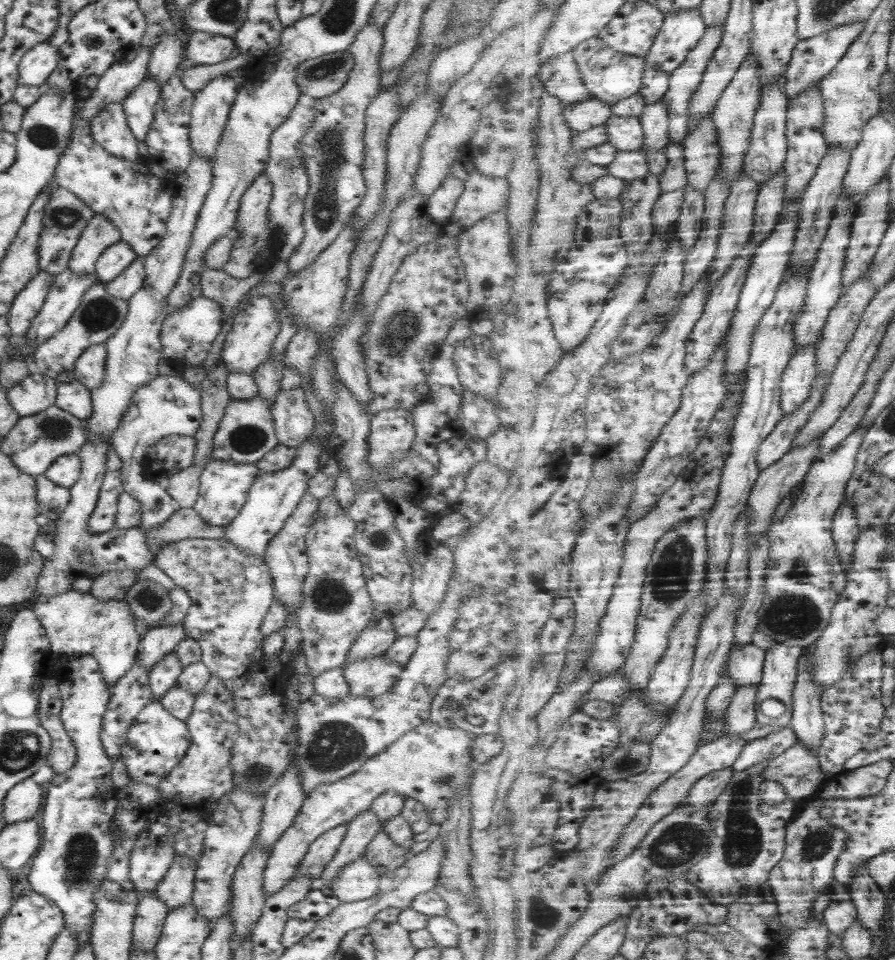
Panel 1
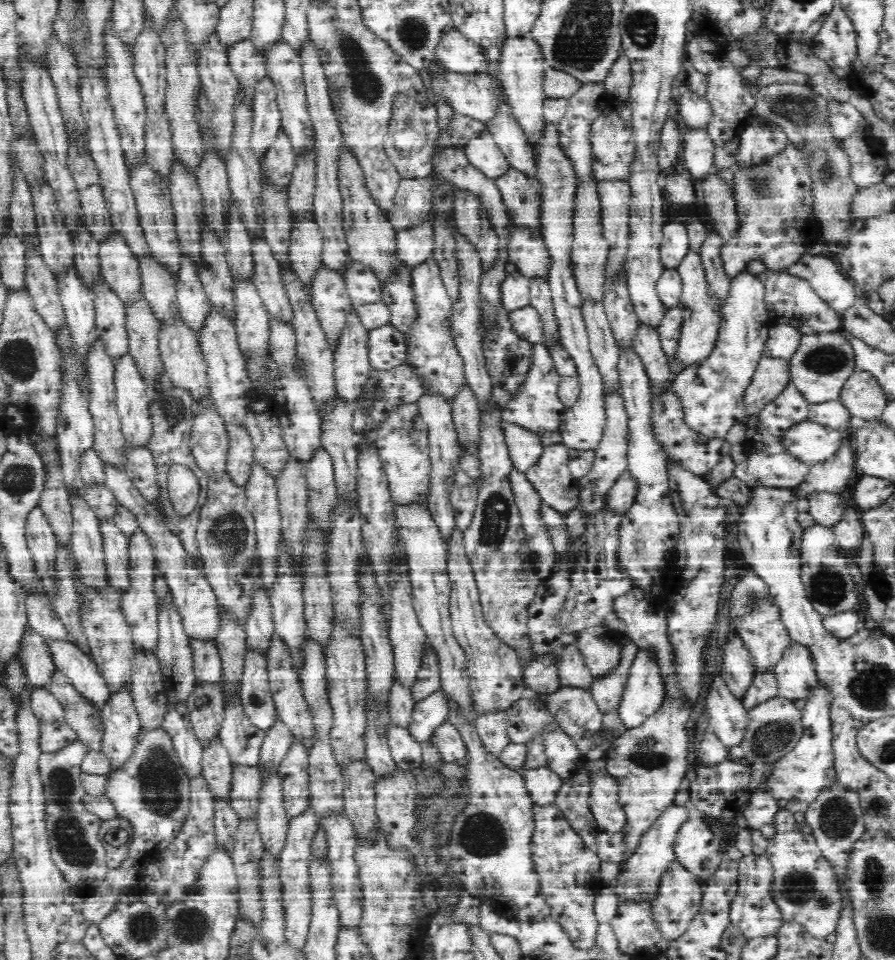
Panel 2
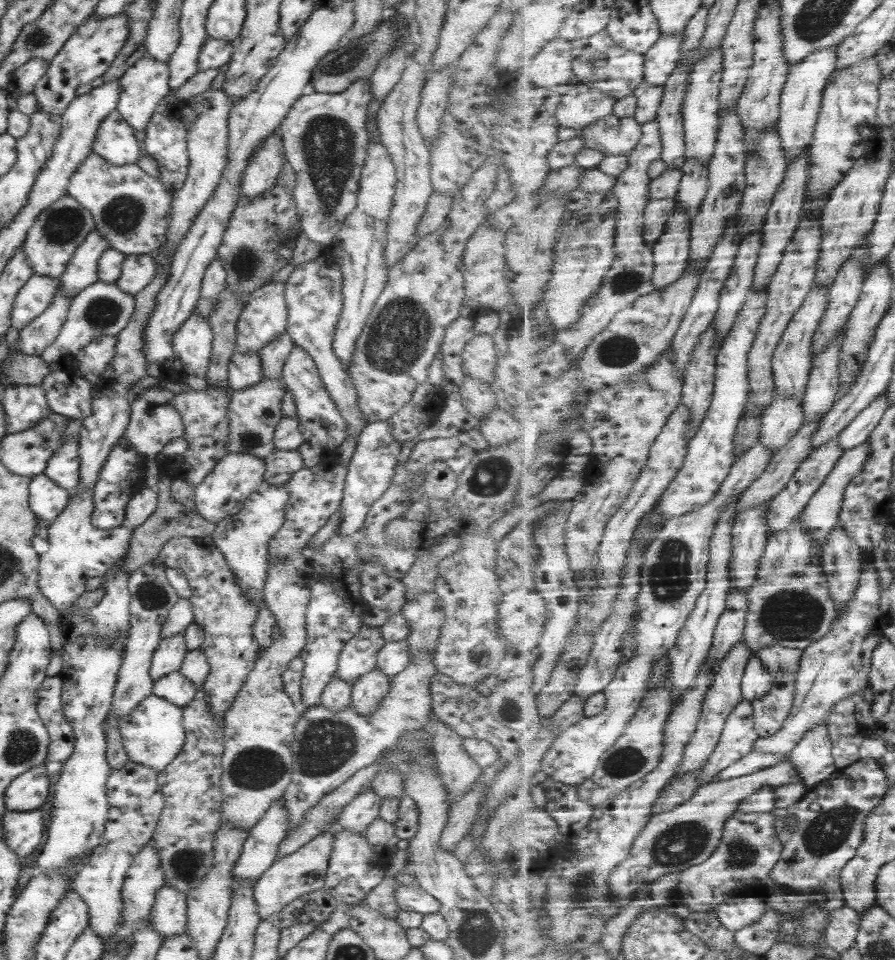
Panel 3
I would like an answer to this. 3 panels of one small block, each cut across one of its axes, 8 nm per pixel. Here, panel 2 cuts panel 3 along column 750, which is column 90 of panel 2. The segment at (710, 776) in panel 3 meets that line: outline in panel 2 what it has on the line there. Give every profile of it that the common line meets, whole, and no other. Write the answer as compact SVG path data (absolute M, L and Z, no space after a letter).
M58 670L52 678L48 690L60 701L65 712L65 722L77 734L77 740L84 745L87 753L101 752L104 738L102 707L89 701L80 691L72 686L68 679Z

